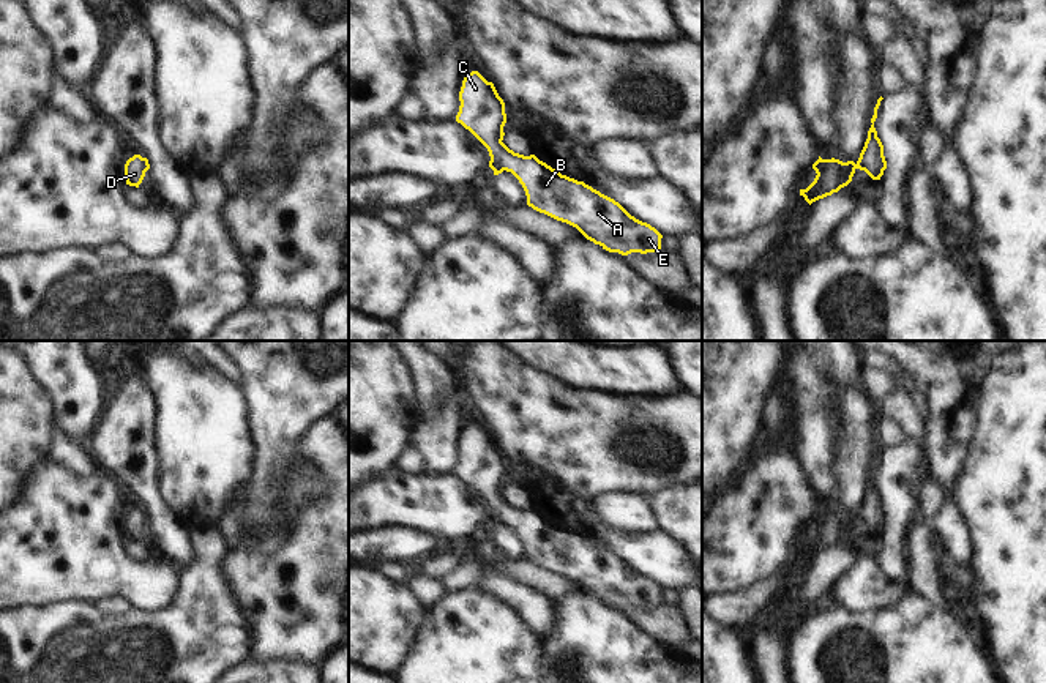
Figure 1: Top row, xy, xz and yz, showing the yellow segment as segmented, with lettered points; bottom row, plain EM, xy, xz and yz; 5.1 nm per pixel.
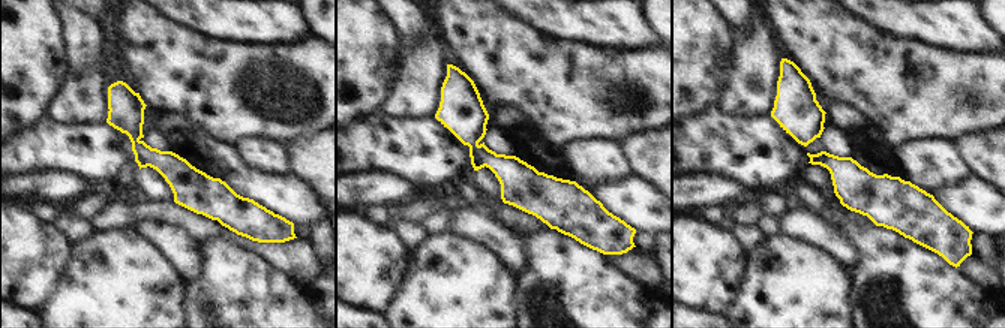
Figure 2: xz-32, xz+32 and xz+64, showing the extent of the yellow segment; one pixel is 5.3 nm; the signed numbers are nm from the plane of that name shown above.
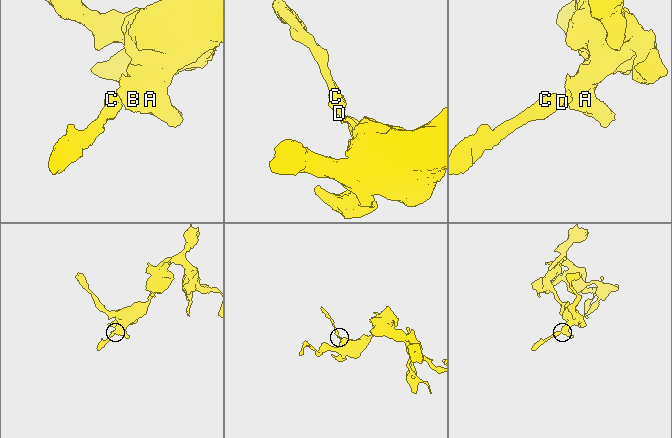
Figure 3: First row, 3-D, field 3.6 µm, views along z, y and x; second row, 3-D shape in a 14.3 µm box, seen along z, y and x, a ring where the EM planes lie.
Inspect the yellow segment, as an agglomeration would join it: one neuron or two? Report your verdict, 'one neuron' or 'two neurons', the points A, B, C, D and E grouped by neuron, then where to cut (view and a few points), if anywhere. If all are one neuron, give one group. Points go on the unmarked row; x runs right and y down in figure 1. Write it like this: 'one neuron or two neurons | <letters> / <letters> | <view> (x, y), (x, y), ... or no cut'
one neuron | A B C D E | no cut

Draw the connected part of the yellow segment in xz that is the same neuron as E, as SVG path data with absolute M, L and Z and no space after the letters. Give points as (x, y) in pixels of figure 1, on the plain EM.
M478 424L462 434L456 475L469 483L489 505L494 528L511 525L522 538L527 558L576 580L587 593L609 606L655 606L663 588L631 569L618 555L584 535L562 528L535 508L510 503L503 494L505 456L492 435Z

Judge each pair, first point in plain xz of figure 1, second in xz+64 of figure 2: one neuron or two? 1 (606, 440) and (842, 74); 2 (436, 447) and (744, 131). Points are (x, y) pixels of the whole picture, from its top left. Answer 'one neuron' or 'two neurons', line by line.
1: one neuron
2: two neurons

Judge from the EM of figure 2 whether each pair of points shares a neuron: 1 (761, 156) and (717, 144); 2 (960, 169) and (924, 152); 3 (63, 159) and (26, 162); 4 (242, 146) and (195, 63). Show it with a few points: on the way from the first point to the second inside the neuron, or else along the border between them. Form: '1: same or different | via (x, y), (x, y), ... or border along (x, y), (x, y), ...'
1: same | via (750, 149), (728, 144)
2: same | via (951, 169), (933, 159)
3: same | via (54, 159), (35, 159)
4: different | border along (273, 140), (239, 138), (233, 144)

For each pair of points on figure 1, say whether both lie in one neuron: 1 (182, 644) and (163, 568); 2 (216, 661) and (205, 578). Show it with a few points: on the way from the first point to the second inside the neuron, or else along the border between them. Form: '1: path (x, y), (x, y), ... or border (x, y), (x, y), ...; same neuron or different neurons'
1: border (182, 571), (179, 593), (164, 609), (136, 609); different neurons
2: path (205, 641), (205, 598); same neuron

